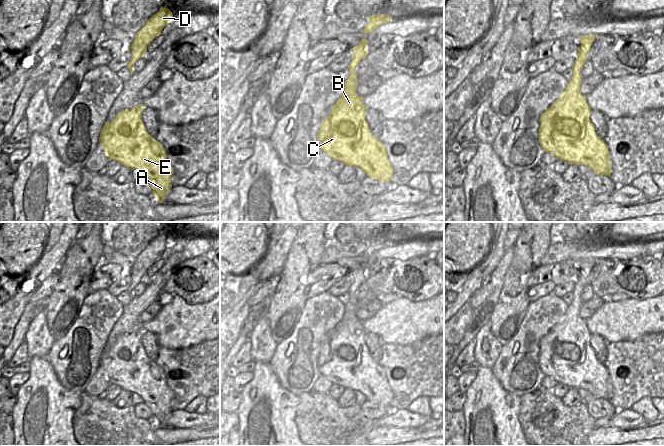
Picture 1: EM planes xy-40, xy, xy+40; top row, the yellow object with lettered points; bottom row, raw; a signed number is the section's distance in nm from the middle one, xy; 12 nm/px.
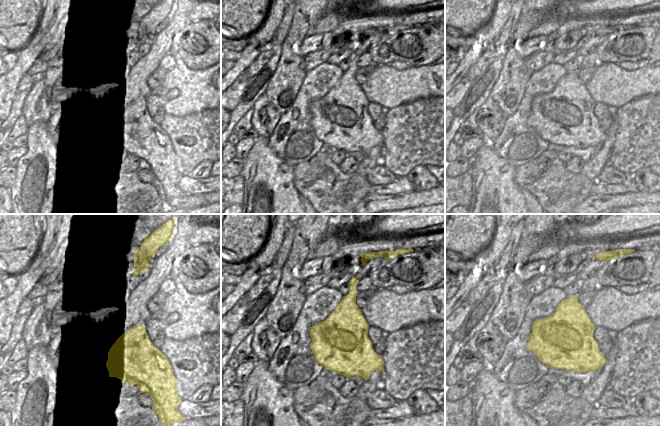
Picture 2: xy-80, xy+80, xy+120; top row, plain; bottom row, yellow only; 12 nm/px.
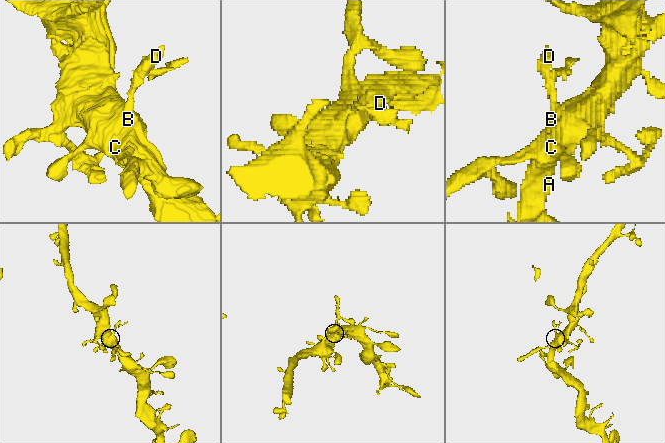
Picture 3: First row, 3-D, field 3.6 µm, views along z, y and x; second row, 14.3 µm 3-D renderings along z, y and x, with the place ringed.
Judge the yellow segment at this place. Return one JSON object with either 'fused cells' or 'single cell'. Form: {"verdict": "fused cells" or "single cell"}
{"verdict": "single cell"}

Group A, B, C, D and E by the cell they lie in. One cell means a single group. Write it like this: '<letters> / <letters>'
A B C D E

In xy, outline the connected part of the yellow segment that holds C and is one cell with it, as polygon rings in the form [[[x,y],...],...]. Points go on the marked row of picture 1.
[[[363,37],[360,44],[353,47],[352,50],[353,59],[347,67],[349,77],[345,81],[344,92],[331,108],[329,116],[321,122],[317,142],[320,151],[326,152],[332,160],[342,161],[345,165],[360,167],[370,178],[389,183],[393,175],[393,168],[388,160],[384,144],[369,130],[365,120],[367,109],[363,103],[363,98],[356,92],[358,85],[356,67],[368,54],[367,39]]]

